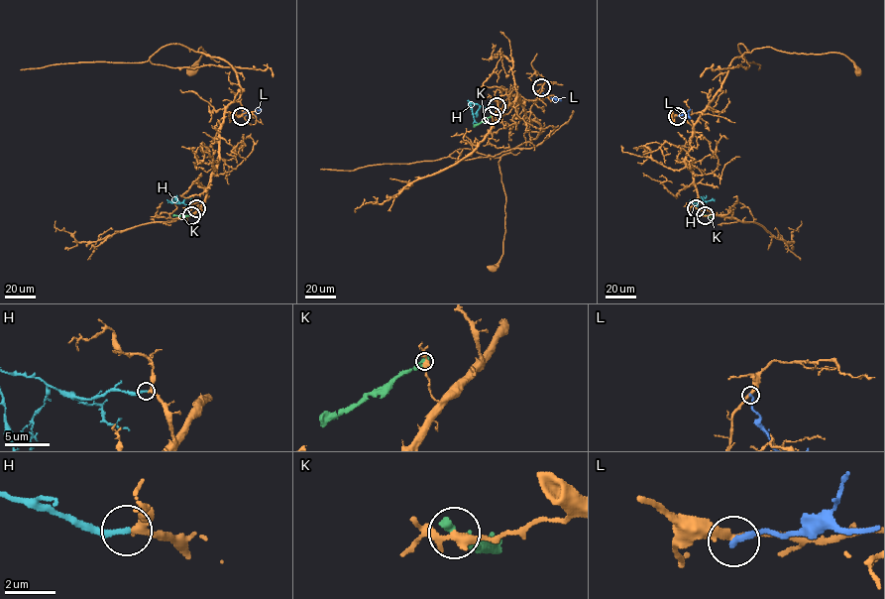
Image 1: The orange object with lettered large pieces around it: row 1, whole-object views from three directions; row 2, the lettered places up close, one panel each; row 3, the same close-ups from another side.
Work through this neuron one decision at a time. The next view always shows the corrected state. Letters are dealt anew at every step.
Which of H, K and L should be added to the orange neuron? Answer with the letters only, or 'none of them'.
H

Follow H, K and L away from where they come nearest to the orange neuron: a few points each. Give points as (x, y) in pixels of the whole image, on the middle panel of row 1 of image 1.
H: (497, 106), (484, 108), (470, 103), (477, 125)
K: (492, 115), (474, 127)
L: (541, 87), (546, 97), (561, 100)

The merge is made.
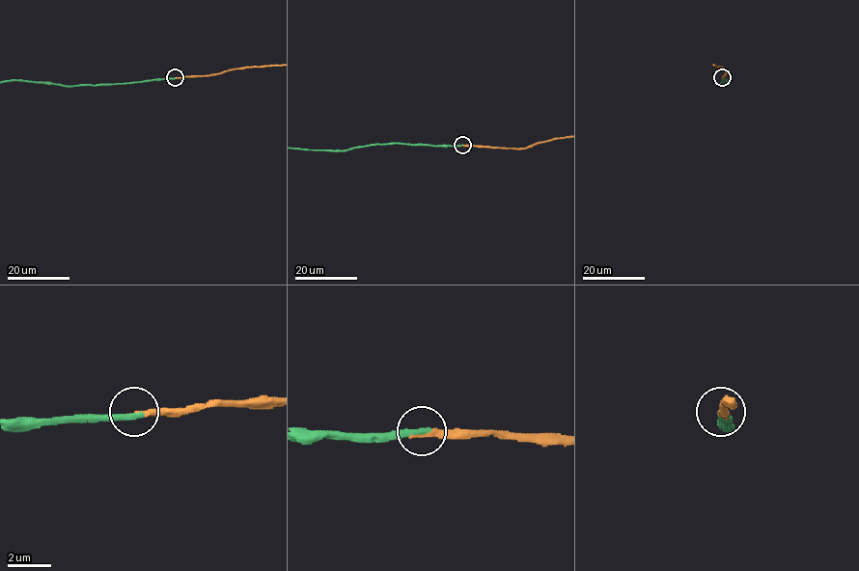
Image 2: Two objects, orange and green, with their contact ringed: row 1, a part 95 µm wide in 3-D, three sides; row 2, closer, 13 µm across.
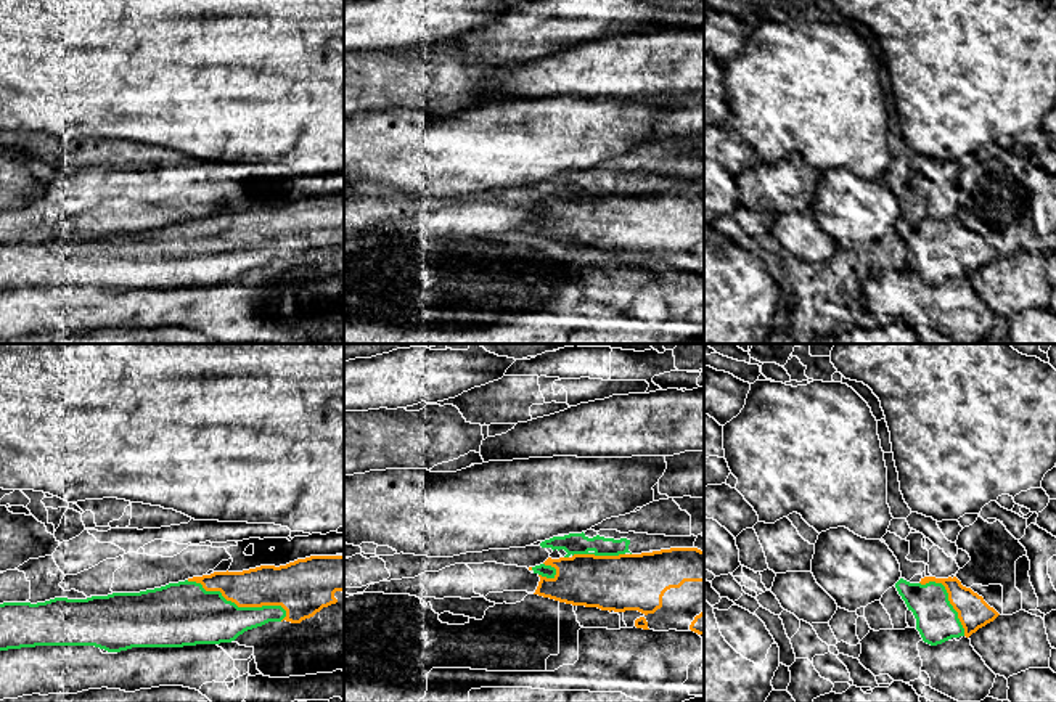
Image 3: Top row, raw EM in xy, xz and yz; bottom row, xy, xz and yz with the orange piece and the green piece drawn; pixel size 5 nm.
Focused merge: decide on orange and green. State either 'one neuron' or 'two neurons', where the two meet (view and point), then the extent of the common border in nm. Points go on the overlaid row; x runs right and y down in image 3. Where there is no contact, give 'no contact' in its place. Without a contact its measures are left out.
one neuron | xy (238, 606) | 550 nm

